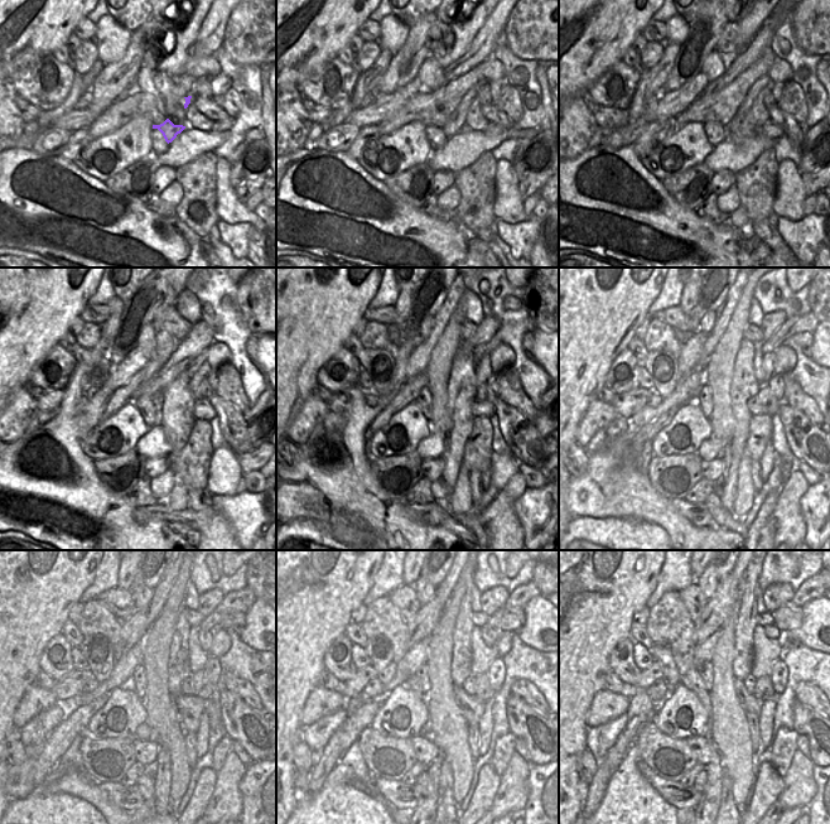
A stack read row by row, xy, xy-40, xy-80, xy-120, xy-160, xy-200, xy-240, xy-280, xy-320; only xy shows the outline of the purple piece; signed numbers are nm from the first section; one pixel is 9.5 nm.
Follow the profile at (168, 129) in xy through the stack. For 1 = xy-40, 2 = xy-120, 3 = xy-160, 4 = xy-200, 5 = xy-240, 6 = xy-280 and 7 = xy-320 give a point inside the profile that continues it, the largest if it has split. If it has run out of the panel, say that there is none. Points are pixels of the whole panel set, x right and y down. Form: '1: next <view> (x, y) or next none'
1: next xy-40 (457, 120)
2: next xy-120 (201, 359)
3: next xy-160 (485, 348)
4: next xy-200 (807, 322)
5: next xy-240 (240, 601)
6: next xy-280 (522, 593)
7: next xy-320 (814, 587)

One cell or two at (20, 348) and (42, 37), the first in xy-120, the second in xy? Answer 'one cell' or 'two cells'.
one cell

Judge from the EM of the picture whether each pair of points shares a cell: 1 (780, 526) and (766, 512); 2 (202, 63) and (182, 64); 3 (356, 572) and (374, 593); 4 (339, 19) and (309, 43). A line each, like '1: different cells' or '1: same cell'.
1: different cells
2: same cell
3: different cells
4: same cell

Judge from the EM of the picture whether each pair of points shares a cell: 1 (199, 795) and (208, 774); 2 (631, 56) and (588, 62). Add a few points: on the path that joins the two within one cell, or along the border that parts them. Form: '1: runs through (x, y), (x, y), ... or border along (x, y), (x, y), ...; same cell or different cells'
1: runs through (203, 790), (207, 779); same cell
2: border along (631, 46), (621, 59); different cells

